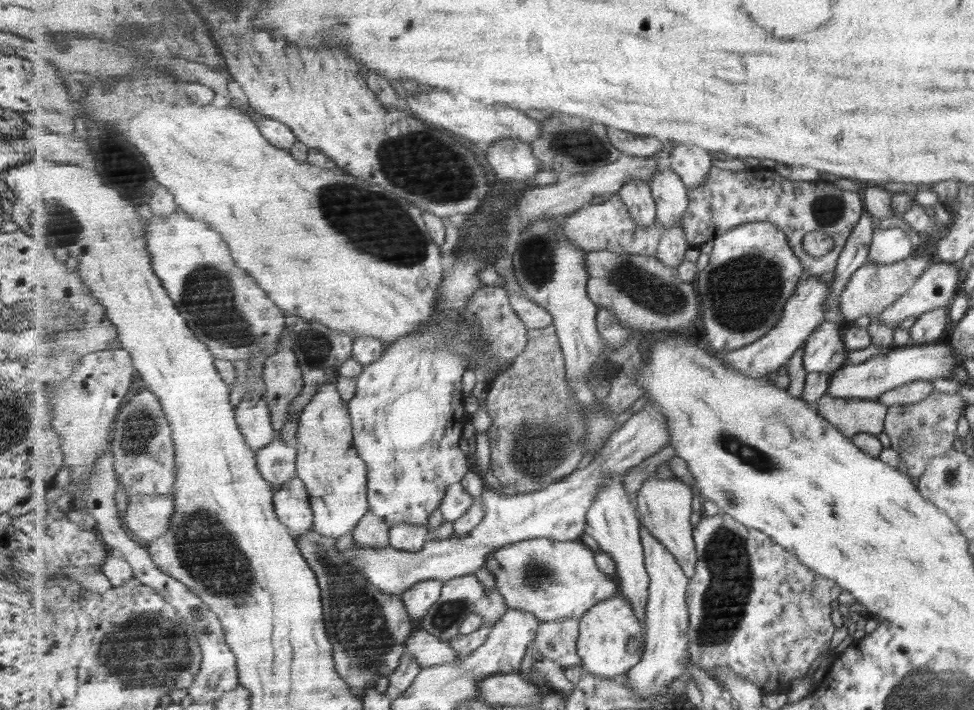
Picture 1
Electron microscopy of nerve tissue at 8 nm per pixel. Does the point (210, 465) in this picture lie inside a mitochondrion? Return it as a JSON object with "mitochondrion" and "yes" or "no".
{"mitochondrion":"no"}

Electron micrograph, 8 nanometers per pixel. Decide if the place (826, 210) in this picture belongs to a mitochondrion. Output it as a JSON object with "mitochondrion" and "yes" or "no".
{"mitochondrion":"yes"}

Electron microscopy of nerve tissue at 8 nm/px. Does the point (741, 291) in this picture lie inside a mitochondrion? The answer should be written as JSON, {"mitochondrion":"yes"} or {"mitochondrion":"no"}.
{"mitochondrion":"yes"}

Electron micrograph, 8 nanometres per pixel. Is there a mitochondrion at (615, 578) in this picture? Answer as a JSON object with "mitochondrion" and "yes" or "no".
{"mitochondrion":"no"}

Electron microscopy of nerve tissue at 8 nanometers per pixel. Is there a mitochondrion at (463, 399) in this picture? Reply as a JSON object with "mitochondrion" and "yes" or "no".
{"mitochondrion":"no"}

